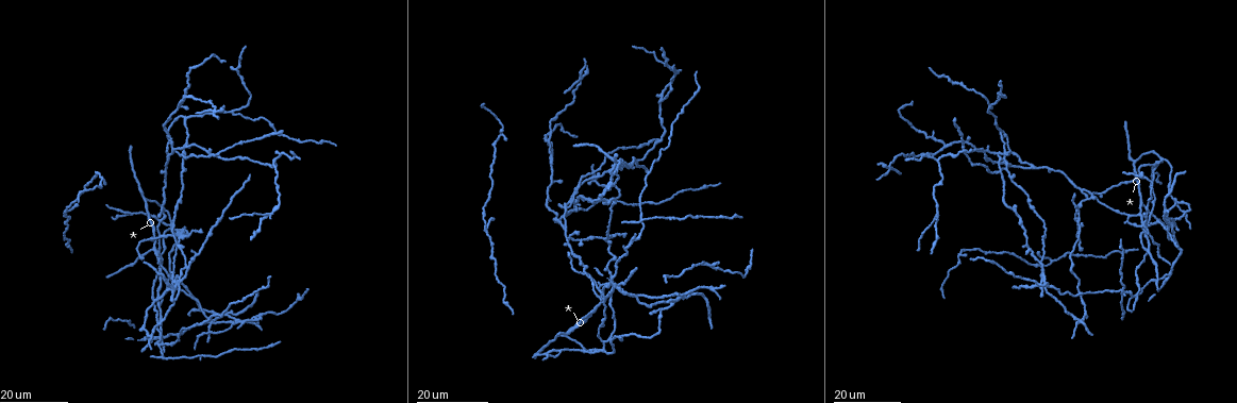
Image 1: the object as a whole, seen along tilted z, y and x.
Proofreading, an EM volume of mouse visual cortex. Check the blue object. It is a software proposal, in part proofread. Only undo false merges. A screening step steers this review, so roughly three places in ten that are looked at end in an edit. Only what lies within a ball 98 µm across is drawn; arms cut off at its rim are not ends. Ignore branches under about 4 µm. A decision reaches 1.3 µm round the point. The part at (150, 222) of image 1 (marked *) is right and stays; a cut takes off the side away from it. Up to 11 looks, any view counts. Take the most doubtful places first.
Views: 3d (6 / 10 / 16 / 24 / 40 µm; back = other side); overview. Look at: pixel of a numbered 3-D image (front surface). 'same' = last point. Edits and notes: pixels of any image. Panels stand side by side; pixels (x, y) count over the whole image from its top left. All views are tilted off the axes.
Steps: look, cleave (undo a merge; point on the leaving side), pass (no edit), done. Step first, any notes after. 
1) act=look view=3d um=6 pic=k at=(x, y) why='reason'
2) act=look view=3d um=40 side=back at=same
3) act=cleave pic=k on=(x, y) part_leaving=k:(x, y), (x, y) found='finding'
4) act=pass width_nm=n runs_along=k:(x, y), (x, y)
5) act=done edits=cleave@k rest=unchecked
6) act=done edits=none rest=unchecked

act=look view=3d um=16 pic=1 at=(938, 215) why='four or more arms meet'

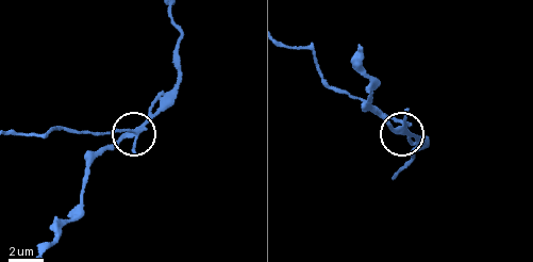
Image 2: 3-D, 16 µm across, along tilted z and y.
act=look view=3d um=10 pic=2 at=(398, 129)

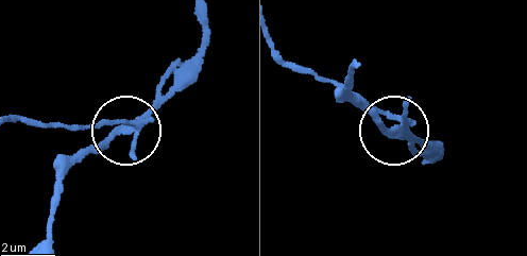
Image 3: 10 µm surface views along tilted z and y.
act=cleave pic=3 on=(101, 121) part_leaving=3:(136, 119), (10, 123) found='a second neuron is stuck on'

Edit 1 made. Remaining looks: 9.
act=look view=overview why='see it whole again'

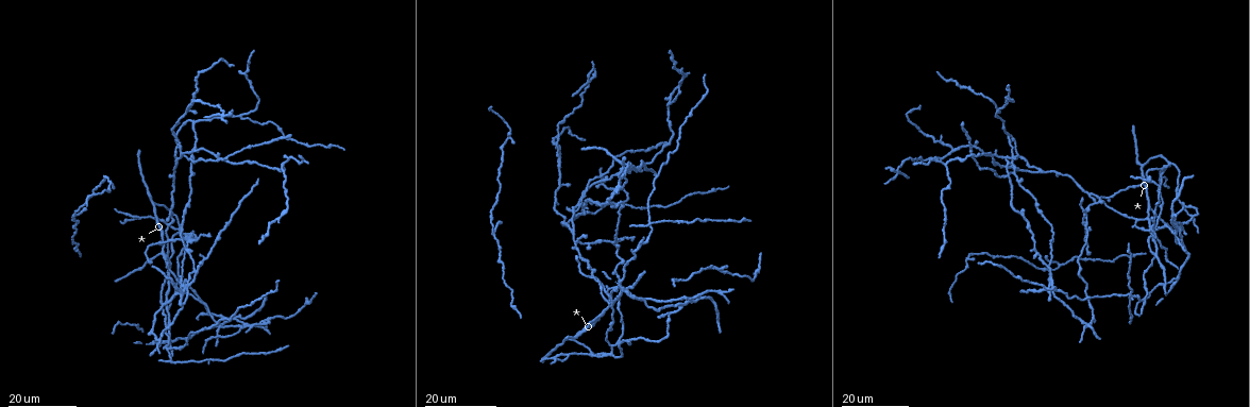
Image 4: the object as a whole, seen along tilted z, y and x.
act=look view=3d um=24 pic=4 at=(612, 242) why='four arms meet'

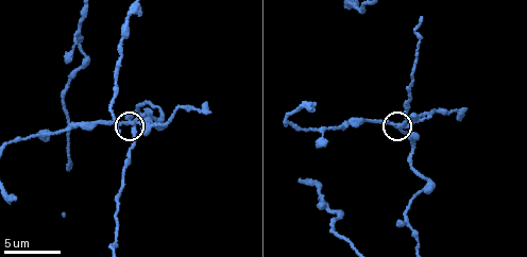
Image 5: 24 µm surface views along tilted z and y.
act=look view=3d um=6 pic=5 at=(130, 122)

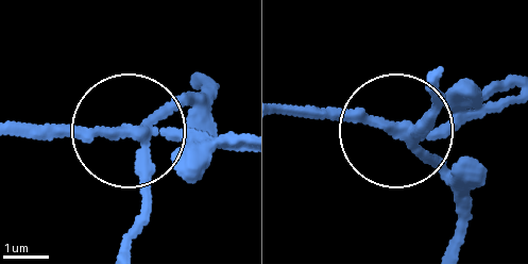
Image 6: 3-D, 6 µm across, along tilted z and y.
act=cleave pic=6 on=(208, 144) width_nm=230 part_leaving=6:(138, 134), (20, 127) found='two neurons meet here'

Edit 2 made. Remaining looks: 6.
act=look view=overview

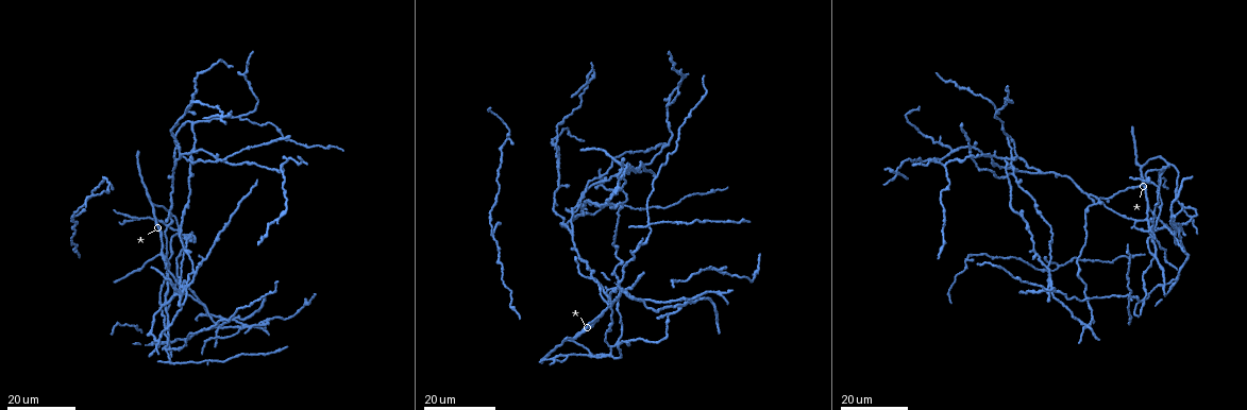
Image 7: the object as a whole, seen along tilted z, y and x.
act=look view=3d um=16 pic=7 at=(1171, 164) why='small branch off a trunk'

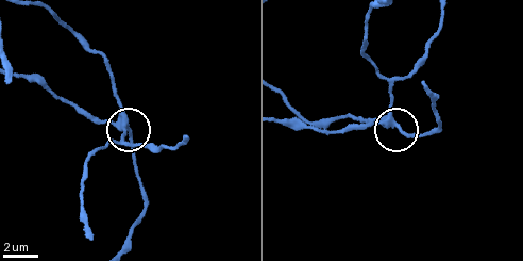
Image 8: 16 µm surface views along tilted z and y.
act=look view=3d um=10 pic=8 at=(394, 121) why='closer look'

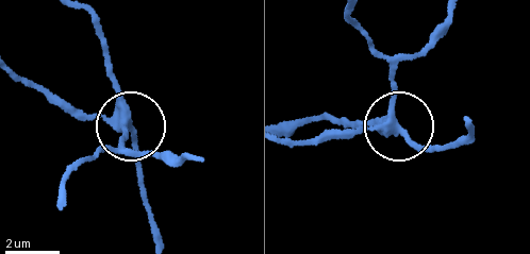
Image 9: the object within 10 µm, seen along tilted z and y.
act=look view=3d um=6 pic=9 at=(397, 129) why='closer look'

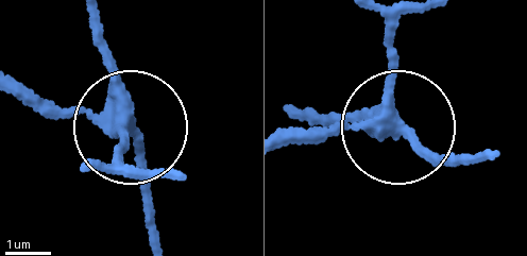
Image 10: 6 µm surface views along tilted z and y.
act=pass side_arm_um=92 runs_along=10:(294, 111), (398, 129), (396, 14) found='all the same neuron'

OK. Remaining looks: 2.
act=look view=3d um=24 pic=7 at=(670, 314) why='thin arm on a thick one'

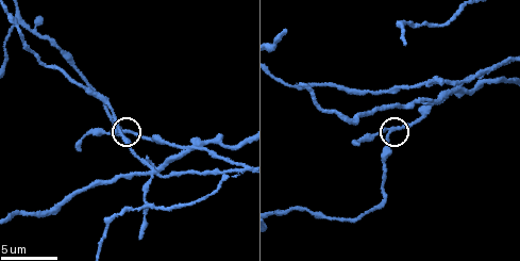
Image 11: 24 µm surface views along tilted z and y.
act=look view=3d um=6 pic=11 at=(391, 129)

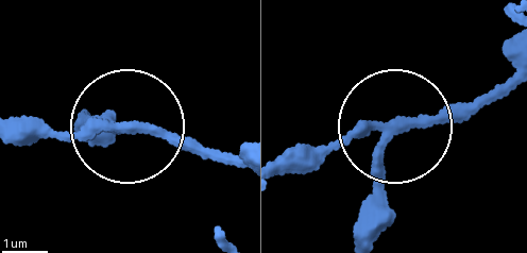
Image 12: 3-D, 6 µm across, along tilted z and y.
act=pass runs_along=12:(371, 236), (389, 123), (293, 155) found='one neuron here'

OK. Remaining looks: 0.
act=done edits=cleave@3,cleave@6 rest=unchecked

